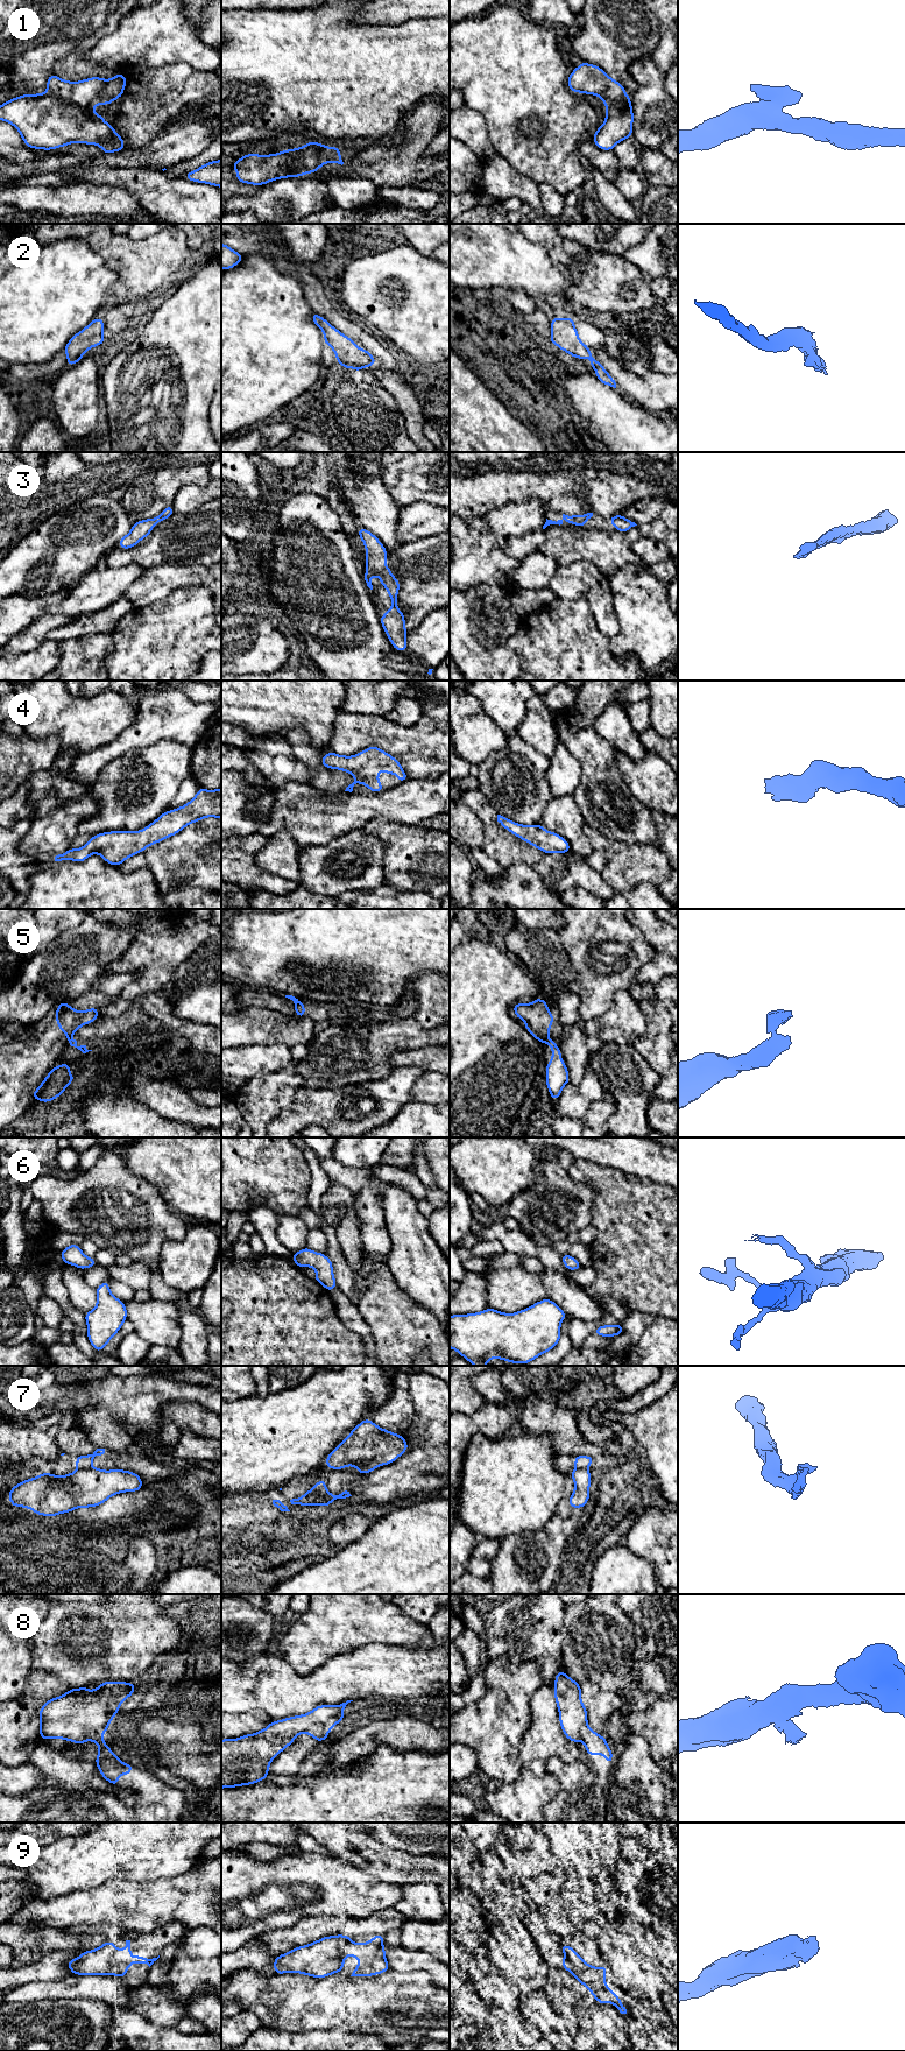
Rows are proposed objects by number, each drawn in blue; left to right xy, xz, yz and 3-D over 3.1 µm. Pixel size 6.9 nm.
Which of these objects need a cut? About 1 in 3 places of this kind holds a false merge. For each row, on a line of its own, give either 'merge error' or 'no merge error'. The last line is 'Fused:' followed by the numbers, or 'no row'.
1: merge error
2: no merge error
3: no merge error
4: no merge error
5: merge error
6: no merge error
7: merge error
8: merge error
9: no merge error
Fused: 1, 5, 7, 8

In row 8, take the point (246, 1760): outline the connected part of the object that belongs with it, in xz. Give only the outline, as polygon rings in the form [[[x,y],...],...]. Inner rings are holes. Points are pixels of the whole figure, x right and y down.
[[[347,1700],[346,1703],[342,1703],[342,1704],[339,1704],[339,1705],[319,1705],[319,1706],[316,1706],[309,1713],[289,1717],[289,1718],[285,1718],[285,1719],[282,1719],[282,1720],[271,1721],[264,1729],[261,1729],[261,1731],[259,1731],[259,1732],[256,1732],[254,1734],[246,1734],[246,1735],[242,1735],[242,1736],[240,1736],[238,1739],[222,1739],[221,1740],[221,1789],[236,1788],[236,1786],[242,1786],[242,1785],[252,1785],[252,1784],[257,1783],[260,1781],[267,1779],[267,1776],[269,1774],[269,1765],[270,1765],[271,1761],[281,1752],[283,1752],[287,1747],[289,1747],[295,1741],[295,1739],[297,1738],[298,1734],[306,1733],[310,1728],[312,1728],[316,1725],[324,1726],[325,1728],[331,1731],[338,1722],[345,1720],[345,1718],[344,1718],[344,1710],[345,1710],[346,1705],[348,1703],[351,1703],[351,1701],[353,1701],[353,1700]]]

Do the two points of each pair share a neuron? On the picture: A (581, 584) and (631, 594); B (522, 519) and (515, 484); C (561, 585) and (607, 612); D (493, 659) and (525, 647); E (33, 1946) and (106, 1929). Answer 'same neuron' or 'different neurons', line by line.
A: different neurons
B: different neurons
C: same neuron
D: different neurons
E: different neurons

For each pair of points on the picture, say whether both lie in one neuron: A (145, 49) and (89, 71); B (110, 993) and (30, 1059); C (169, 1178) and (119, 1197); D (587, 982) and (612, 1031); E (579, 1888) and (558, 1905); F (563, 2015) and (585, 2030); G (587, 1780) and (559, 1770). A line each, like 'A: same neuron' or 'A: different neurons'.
A: different neurons
B: same neuron
C: different neurons
D: different neurons
E: same neuron
F: different neurons
G: same neuron

